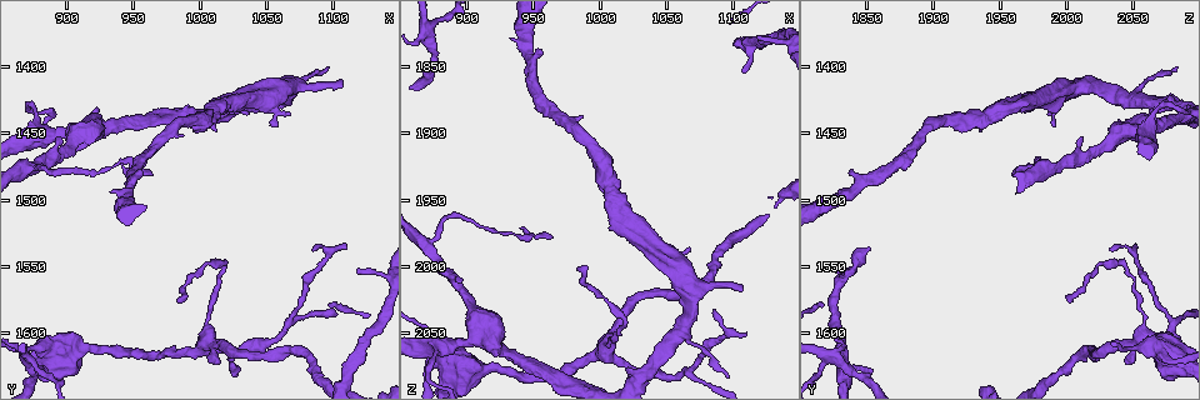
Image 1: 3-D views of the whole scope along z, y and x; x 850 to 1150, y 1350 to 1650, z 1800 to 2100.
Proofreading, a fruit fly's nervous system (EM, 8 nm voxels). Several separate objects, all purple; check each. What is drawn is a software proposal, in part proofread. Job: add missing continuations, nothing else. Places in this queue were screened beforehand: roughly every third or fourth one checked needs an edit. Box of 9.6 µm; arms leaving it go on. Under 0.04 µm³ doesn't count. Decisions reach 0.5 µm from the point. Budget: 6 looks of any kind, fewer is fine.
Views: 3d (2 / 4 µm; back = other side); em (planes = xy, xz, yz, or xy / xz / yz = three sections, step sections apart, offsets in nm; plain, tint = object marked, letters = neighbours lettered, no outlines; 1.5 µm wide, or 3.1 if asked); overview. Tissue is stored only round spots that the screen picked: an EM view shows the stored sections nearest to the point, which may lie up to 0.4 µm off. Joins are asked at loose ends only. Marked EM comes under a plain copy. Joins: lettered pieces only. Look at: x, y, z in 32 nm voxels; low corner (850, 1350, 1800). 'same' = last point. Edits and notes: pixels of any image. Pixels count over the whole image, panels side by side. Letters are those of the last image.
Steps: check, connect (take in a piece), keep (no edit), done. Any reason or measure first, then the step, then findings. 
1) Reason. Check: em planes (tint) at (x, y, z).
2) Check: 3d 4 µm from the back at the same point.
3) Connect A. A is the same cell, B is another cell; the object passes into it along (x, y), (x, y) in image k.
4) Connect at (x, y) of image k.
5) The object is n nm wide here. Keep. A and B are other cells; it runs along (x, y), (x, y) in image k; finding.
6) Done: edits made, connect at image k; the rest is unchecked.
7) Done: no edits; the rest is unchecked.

Free end. Check: 3d 4 µm at (1112, 1534, 2050).

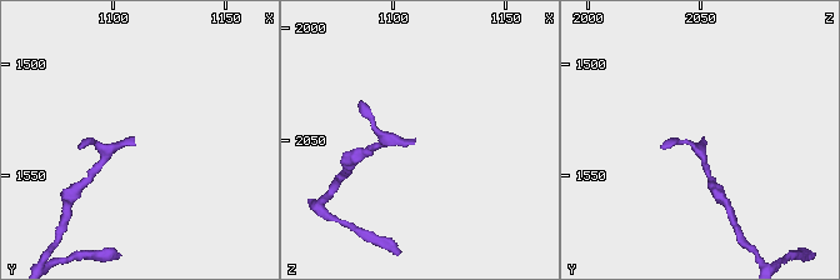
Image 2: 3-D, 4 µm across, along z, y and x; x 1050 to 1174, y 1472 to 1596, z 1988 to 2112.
Check: em xz step 4 (tint) at (1109, 1536, 2050).

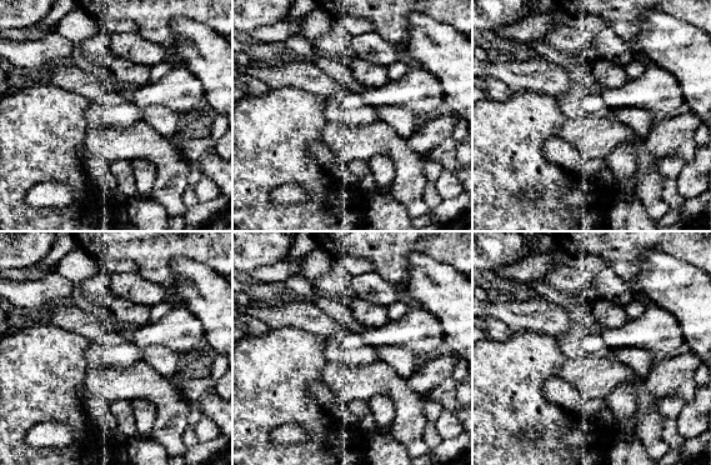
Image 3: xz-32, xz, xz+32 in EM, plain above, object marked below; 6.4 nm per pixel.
Cut it another way. Check: em planes (letters) at the same point.

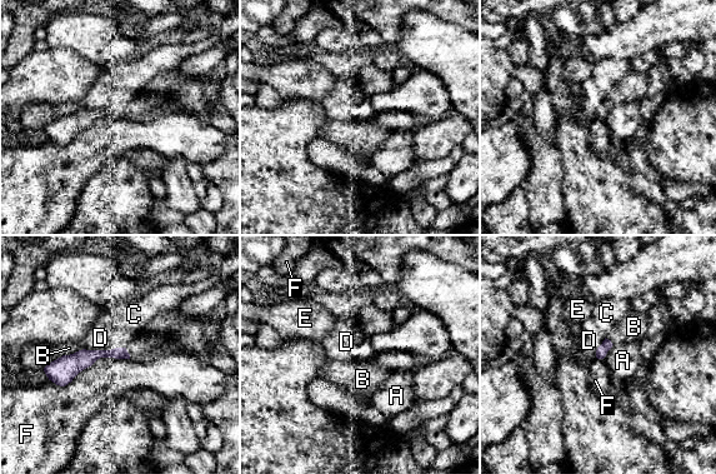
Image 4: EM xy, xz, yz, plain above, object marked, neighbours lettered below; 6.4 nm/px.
The longest contact is with F, 550 nm. Keep. A, B, C, D, E and F are other cells; it runs along (125, 355), (94, 354), (49, 369) in image 4; none of them fits.

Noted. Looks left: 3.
Free end. Check: 3d 4 µm at (1118, 1554, 1826).

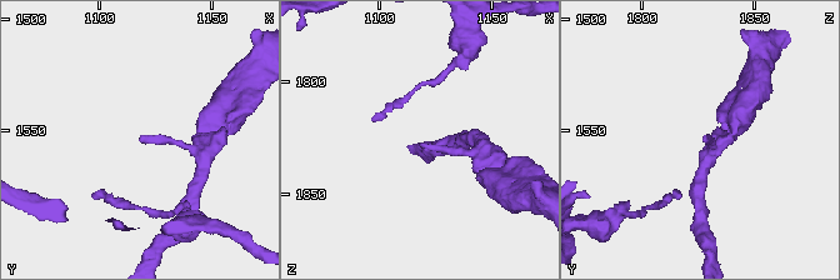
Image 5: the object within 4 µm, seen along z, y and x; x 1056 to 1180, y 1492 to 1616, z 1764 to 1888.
Now the EM. Check: em planes (letters) at (1117, 1555, 1828).

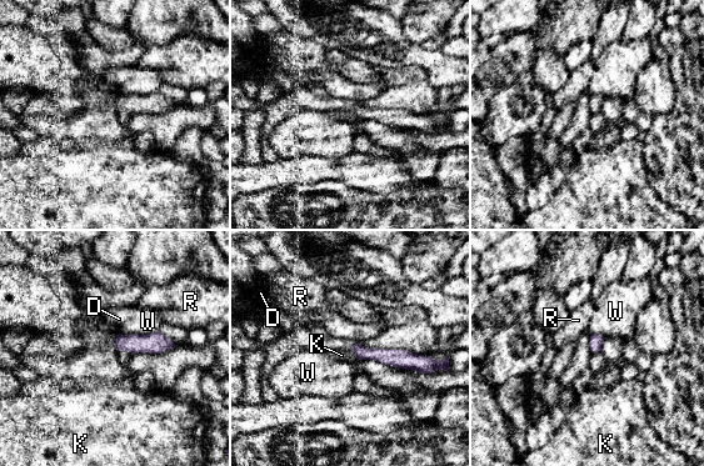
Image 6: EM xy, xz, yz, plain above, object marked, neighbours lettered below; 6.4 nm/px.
The object is 90 nm wide here. Keep. D, K, R and W are other cells; it runs along (355, 347), (365, 354), (424, 364) in image 6; no lettered piece goes on from it.

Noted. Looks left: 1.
Branch stops here. Check: em planes (letters) at (892, 1452, 2010).

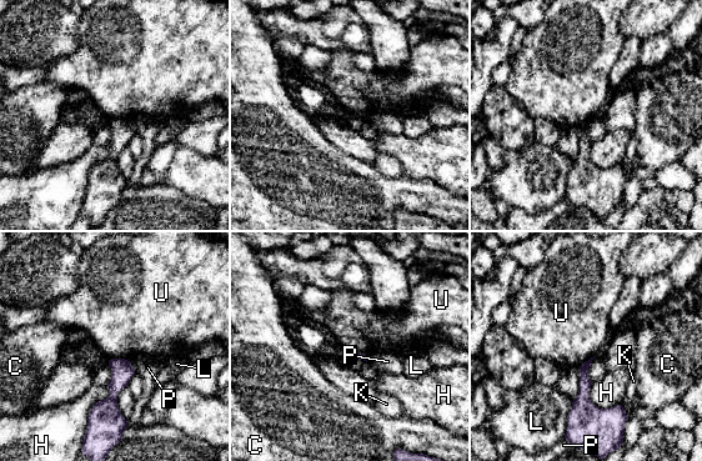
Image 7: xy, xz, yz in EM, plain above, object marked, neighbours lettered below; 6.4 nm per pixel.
Keep. C, H, K, L, P and U are other cells; a border runs along (109, 359), (126, 359), (129, 361) in image 7; no lettered piece goes on from it.

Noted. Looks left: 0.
Done: no edits; the rest is unchecked.

